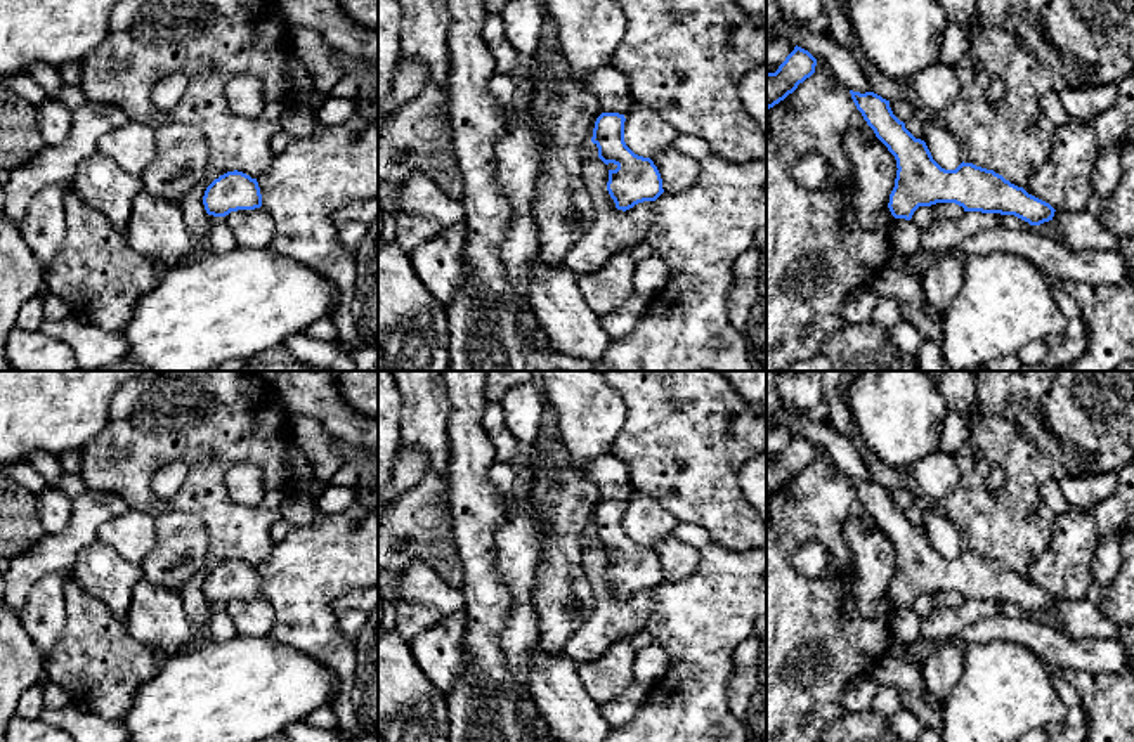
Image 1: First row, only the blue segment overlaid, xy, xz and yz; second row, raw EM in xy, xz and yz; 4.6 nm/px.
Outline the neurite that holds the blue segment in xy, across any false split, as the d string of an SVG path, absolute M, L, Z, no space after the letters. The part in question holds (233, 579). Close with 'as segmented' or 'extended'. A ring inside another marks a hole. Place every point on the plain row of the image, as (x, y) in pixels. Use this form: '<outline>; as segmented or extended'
M238 558L227 560L206 576L203 593L206 602L213 605L260 596L262 583L258 570Z; as segmented

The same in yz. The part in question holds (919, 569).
M874 480L850 482L867 513L896 548L898 558L888 591L895 607L910 609L919 595L955 591L964 600L1014 603L1030 614L1053 609L1056 598L1049 591L994 558L964 550L955 558L942 556L926 530L916 527L893 503L890 489Z; as segmented

